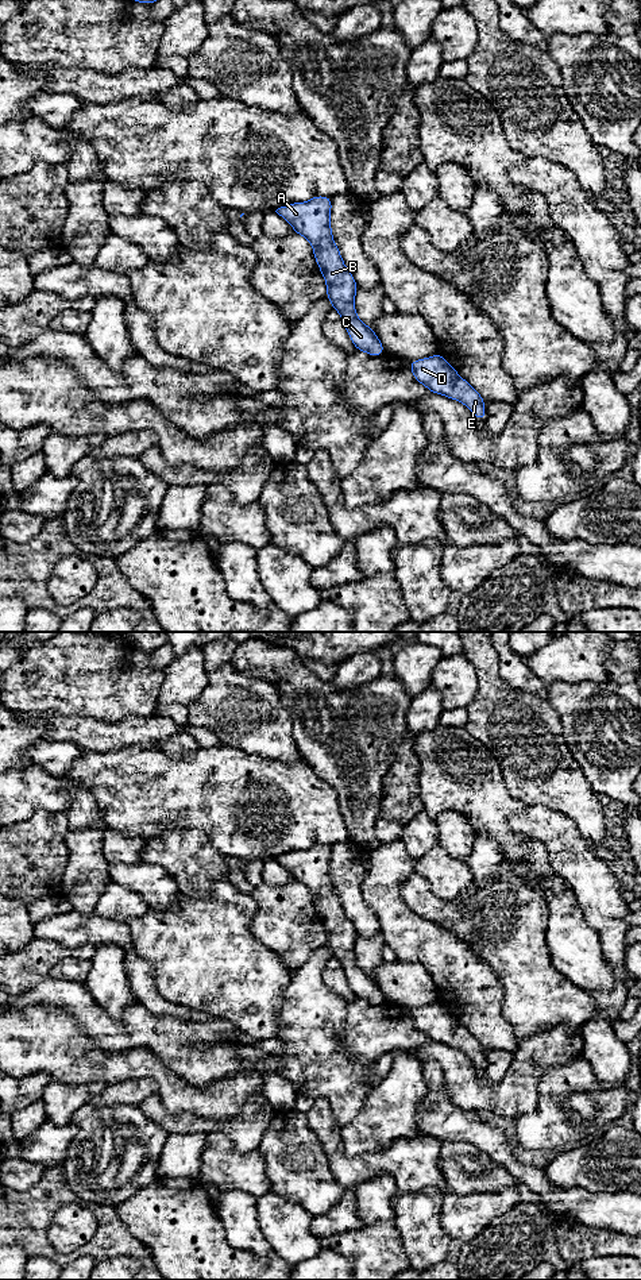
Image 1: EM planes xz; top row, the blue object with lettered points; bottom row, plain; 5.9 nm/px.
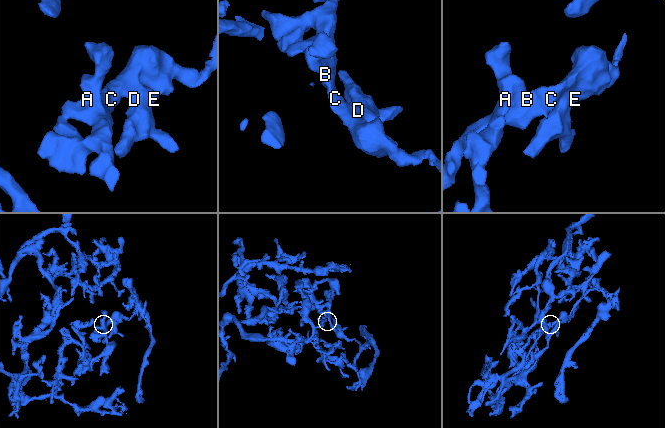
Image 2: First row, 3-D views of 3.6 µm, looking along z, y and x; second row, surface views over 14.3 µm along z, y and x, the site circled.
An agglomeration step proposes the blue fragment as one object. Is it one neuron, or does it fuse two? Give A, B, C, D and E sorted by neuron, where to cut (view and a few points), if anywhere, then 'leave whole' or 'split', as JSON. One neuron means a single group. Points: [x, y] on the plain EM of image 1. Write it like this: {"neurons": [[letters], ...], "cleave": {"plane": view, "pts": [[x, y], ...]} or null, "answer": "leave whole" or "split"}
{"neurons": [["A", "B", "C", "D", "E"]], "cleave": null, "answer": "leave whole"}

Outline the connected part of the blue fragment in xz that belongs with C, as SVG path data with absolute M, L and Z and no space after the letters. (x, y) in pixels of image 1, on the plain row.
M316 844L306 851L291 851L275 860L312 892L314 907L327 930L327 946L343 965L343 972L358 999L372 1005L385 1002L385 995L371 975L367 975L355 959L358 938L354 924L345 915L333 890L331 878L332 845Z

